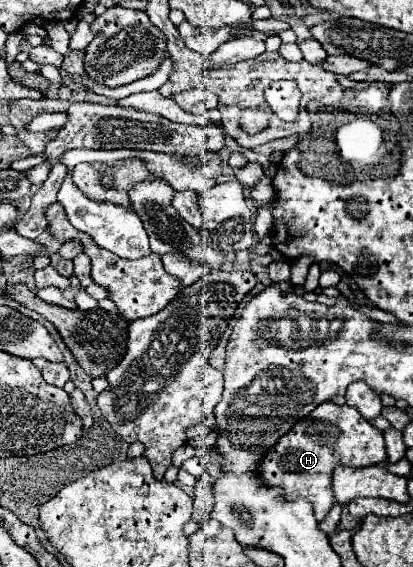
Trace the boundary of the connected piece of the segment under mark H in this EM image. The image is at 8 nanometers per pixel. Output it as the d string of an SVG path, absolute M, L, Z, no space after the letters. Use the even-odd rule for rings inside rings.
M323 402L313 410L309 416L299 420L291 432L287 432L273 450L261 460L261 480L267 482L269 486L281 486L285 490L287 500L297 500L297 498L307 498L313 508L315 508L315 518L321 522L325 518L325 510L329 510L335 504L333 492L331 492L331 474L333 468L343 464L343 466L353 466L353 468L363 468L363 466L375 466L379 462L387 460L385 454L385 442L383 442L383 432L371 426L355 408L351 406L337 406L335 402Z

